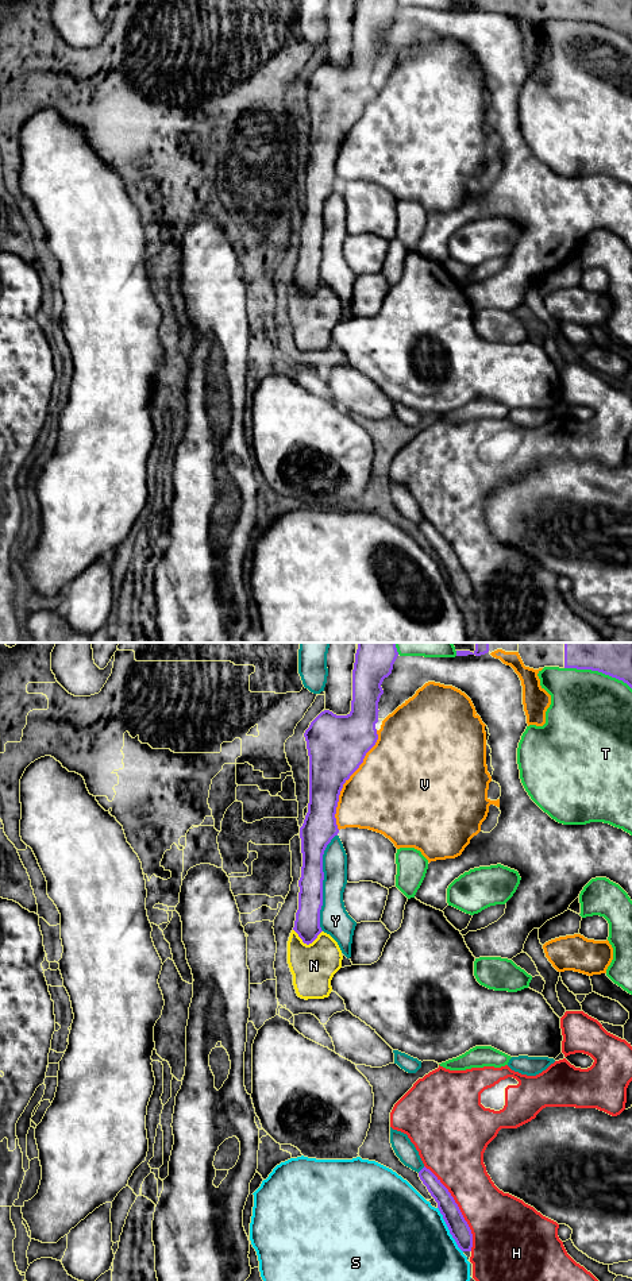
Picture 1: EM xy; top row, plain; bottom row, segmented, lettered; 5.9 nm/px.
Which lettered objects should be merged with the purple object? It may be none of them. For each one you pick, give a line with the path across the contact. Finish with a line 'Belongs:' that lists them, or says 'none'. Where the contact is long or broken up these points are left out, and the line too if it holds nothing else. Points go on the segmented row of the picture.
Belongs: N

